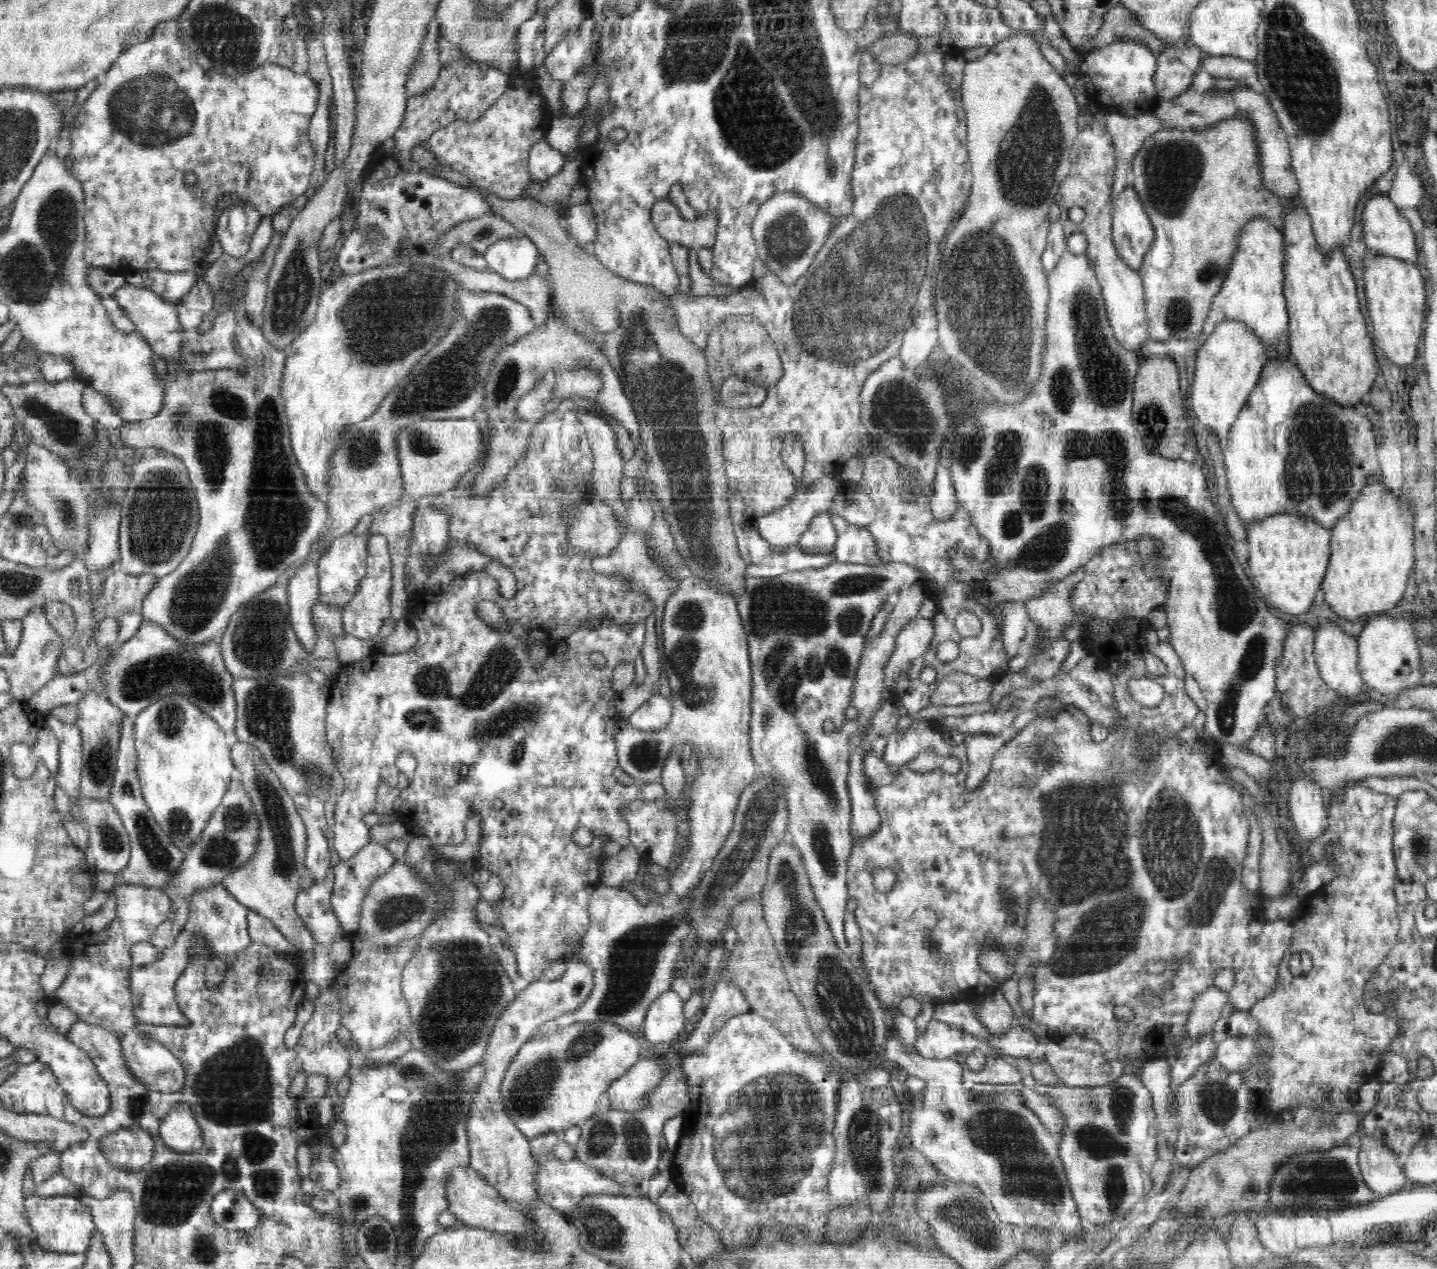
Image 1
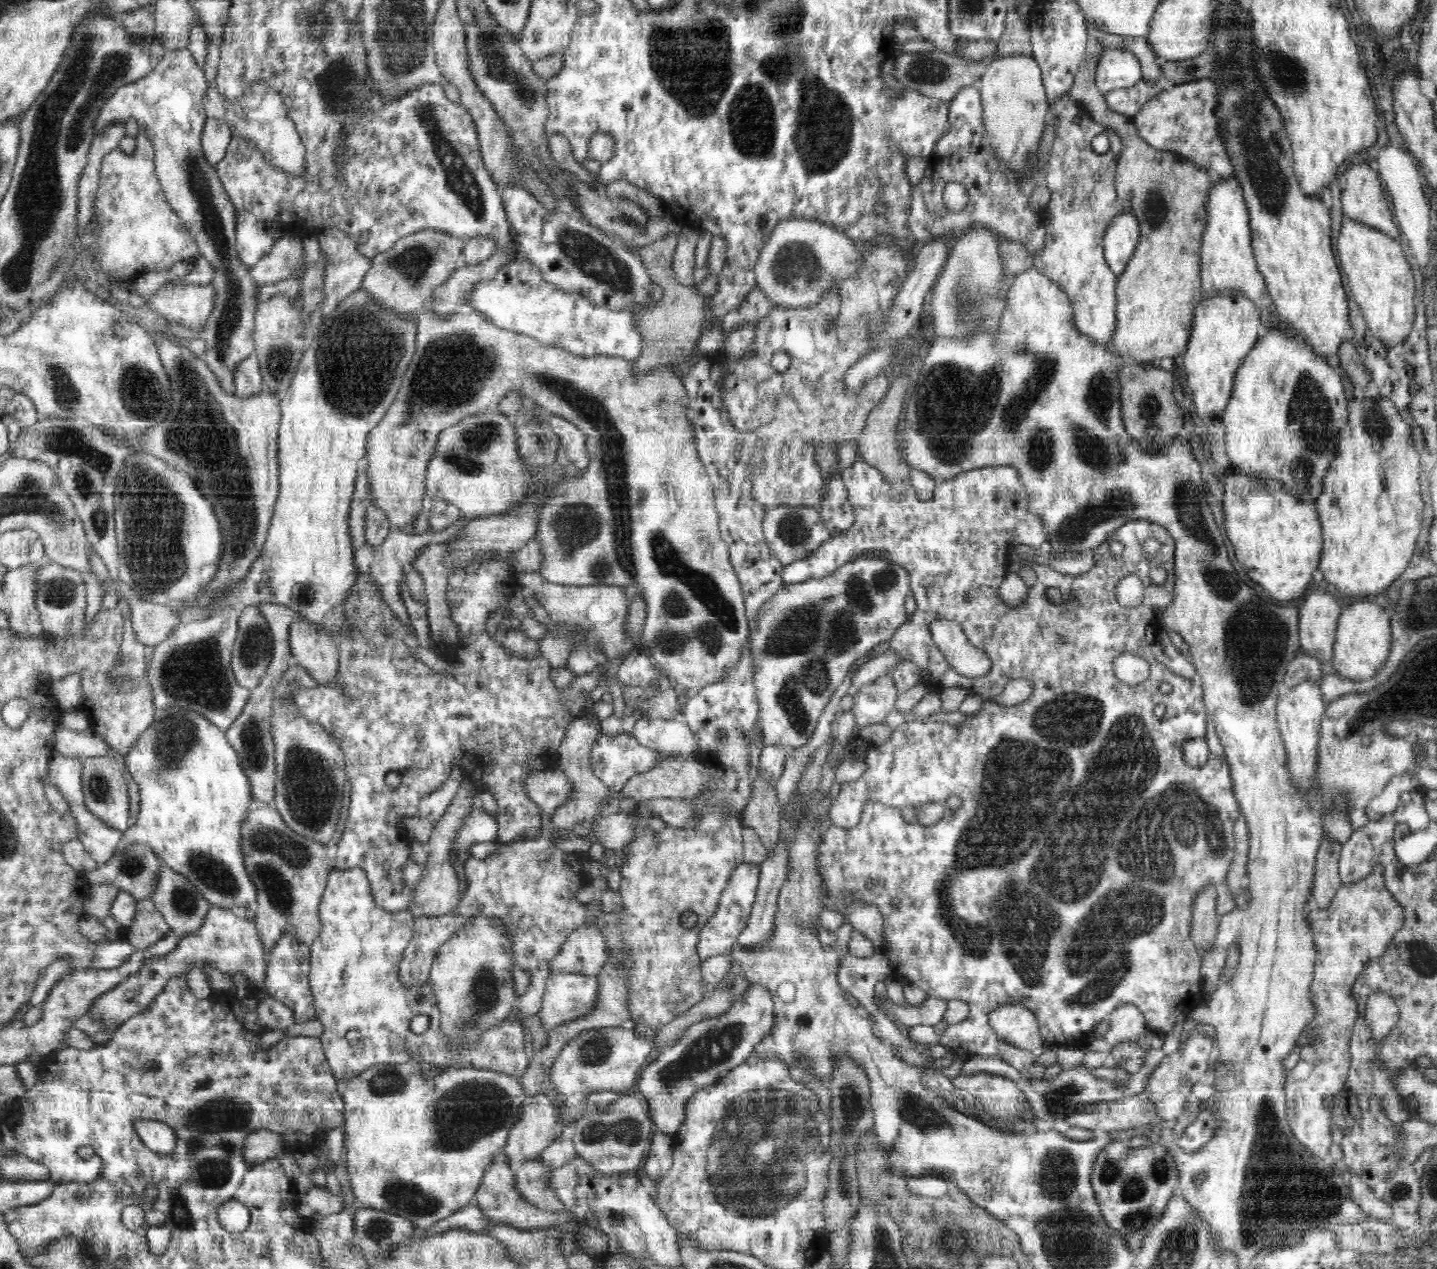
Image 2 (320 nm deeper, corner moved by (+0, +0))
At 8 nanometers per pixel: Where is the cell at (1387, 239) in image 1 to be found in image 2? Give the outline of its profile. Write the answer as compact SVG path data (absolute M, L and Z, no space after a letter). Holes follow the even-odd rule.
M1366 163L1353 164L1347 168L1342 178L1345 181L1341 192L1341 207L1345 218L1366 223L1366 225L1390 236L1393 240L1398 240L1400 230L1394 223L1394 217L1390 213L1388 200L1386 200L1386 193L1382 190L1382 184L1374 166Z

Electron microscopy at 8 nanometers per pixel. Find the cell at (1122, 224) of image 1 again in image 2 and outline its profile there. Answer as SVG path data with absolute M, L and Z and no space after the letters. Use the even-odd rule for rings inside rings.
M1120 212L1109 224L1102 245L1110 270L1119 275L1132 258L1141 235L1138 219L1133 213Z

